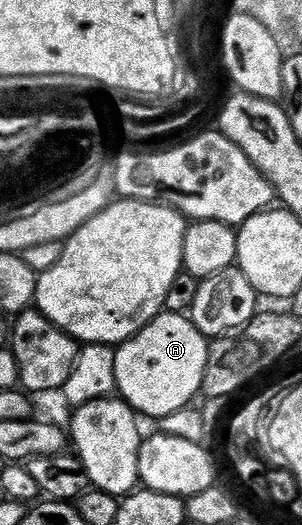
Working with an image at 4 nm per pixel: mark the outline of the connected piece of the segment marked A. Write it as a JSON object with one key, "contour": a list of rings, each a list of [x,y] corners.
{"contour":[[[161,310],[154,319],[146,322],[129,340],[121,340],[114,354],[115,391],[137,413],[159,418],[185,407],[192,395],[200,392],[204,368],[210,363],[209,341],[194,326],[185,313]]]}

